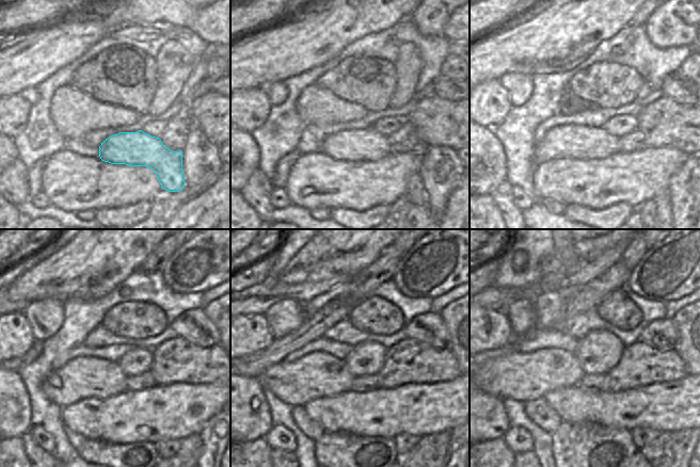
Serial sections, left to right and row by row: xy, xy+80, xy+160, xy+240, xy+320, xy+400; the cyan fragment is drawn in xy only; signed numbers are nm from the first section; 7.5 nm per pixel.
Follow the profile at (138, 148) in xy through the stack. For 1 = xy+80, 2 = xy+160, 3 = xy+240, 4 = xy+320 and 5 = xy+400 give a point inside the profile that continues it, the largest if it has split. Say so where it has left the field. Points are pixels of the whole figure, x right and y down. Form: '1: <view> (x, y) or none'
1: xy+80 (367, 145)
2: xy+160 (574, 141)
3: xy+240 (83, 377)
4: xy+320 (317, 374)
5: xy+400 (523, 376)

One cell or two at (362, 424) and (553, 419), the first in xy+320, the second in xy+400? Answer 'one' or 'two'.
two

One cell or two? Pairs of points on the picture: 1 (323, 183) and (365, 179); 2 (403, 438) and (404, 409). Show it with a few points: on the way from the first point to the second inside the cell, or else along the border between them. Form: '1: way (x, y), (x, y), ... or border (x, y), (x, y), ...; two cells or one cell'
1: way (334, 183), (354, 183); one cell
2: border (418, 436), (399, 433), (393, 438); two cells

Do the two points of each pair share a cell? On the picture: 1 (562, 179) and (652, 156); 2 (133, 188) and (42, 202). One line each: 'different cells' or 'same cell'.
1: same cell
2: different cells

